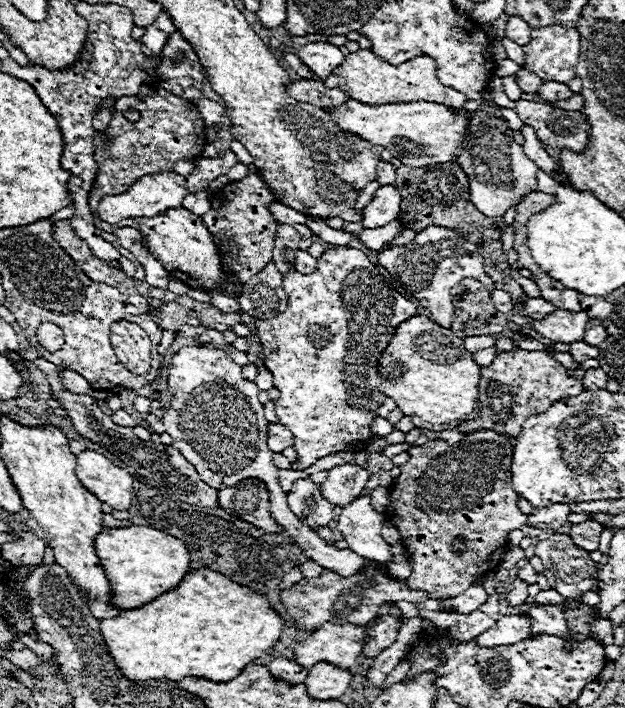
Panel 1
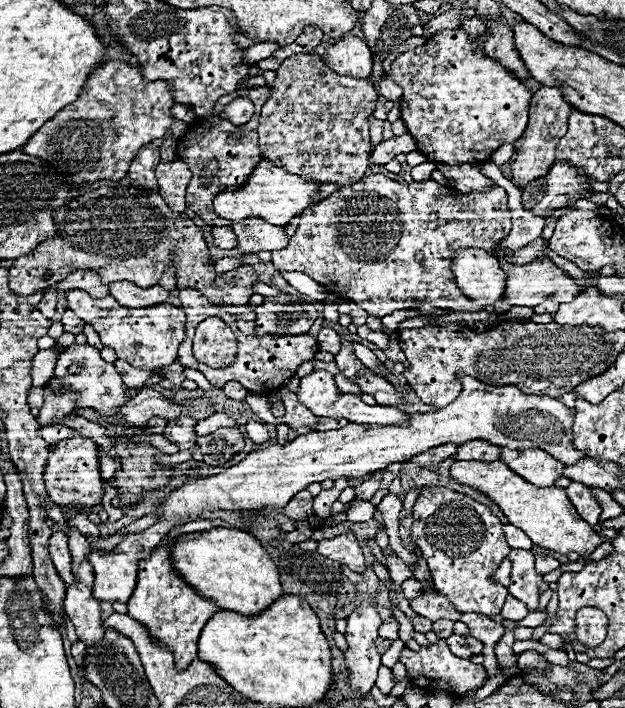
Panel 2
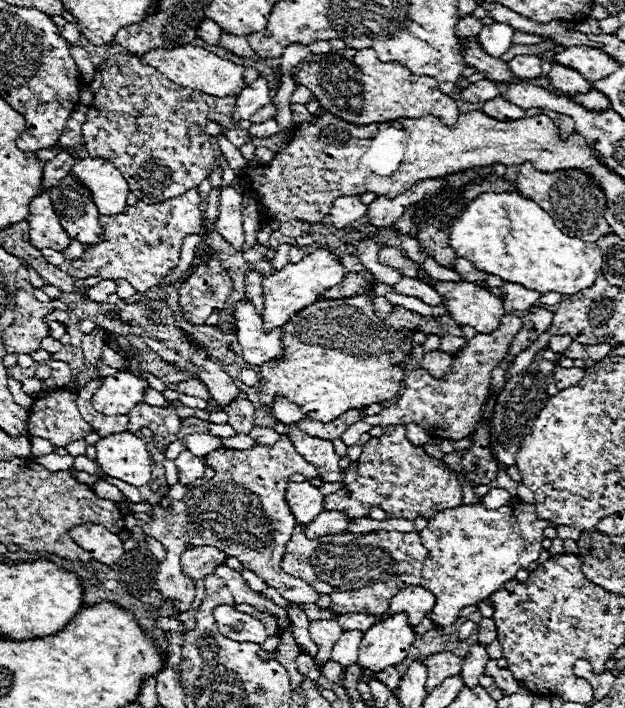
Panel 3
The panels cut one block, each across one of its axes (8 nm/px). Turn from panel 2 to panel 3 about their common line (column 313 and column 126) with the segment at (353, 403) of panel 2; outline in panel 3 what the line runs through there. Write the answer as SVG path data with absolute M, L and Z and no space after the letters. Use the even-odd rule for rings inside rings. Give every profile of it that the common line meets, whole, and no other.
M128 372L110 374L94 392L92 406L106 416L128 414L138 402L144 402L144 388L148 388L148 384Z

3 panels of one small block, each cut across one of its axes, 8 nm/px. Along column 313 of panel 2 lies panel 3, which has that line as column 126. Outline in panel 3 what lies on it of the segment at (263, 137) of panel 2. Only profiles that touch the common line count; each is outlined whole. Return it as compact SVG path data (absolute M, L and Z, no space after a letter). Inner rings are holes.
M114 54L114 56L110 56L110 58L106 58L106 62L100 66L100 70L102 70L102 88L94 94L94 102L92 102L92 106L88 108L88 118L86 118L84 126L82 126L84 146L86 146L86 150L88 150L88 154L90 154L92 158L96 158L96 156L98 156L98 158L110 158L110 162L114 162L114 166L118 166L118 170L122 172L122 176L124 176L126 182L130 184L130 192L132 192L138 200L142 200L142 202L164 202L164 200L168 200L168 198L174 198L174 196L178 196L178 194L184 194L186 190L198 186L204 178L210 176L210 172L212 172L214 166L216 166L218 146L216 146L214 138L206 134L206 124L208 124L208 120L210 120L210 118L208 118L210 106L204 102L204 98L202 98L202 94L200 94L198 90L182 88L182 86L170 82L168 78L164 78L162 72L156 72L156 70L150 68L150 66L142 66L142 62L140 62L136 56L132 56L132 54Z

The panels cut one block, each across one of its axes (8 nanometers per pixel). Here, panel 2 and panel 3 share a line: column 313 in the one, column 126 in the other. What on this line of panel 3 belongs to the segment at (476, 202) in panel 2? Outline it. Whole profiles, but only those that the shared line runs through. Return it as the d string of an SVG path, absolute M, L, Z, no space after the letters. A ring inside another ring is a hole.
M194 188L178 198L158 204L138 202L136 206L126 206L124 212L116 216L102 216L100 224L104 228L104 240L96 246L88 246L84 258L72 262L70 276L100 276L106 280L126 278L138 292L146 292L178 266L184 238L204 232L204 212L200 210L200 204L200 190Z

